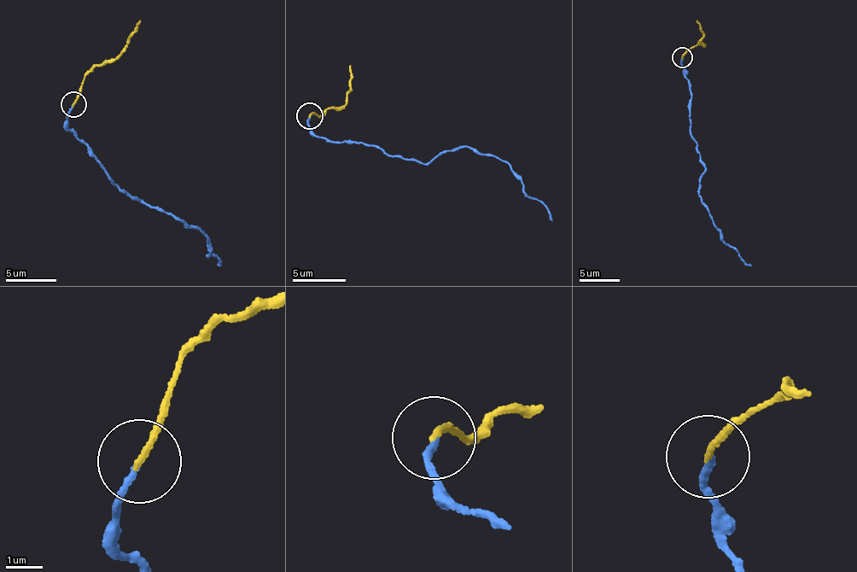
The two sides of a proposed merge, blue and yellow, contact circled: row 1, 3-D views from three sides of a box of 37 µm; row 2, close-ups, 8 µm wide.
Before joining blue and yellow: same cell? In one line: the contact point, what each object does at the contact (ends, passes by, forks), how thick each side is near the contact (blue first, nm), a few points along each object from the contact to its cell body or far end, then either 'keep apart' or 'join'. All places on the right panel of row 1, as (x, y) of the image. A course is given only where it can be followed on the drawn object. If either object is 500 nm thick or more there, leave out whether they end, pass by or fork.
place (682, 57); blue ends; yellow ends; calibres 150 and 150 nm; course blue (682, 56), (683, 74), (691, 96), (690, 130), (705, 167), (698, 192), (701, 201), (719, 238), (751, 265); course yellow (682, 56), (699, 42), (704, 45), (700, 40), (703, 32), (696, 20); join

